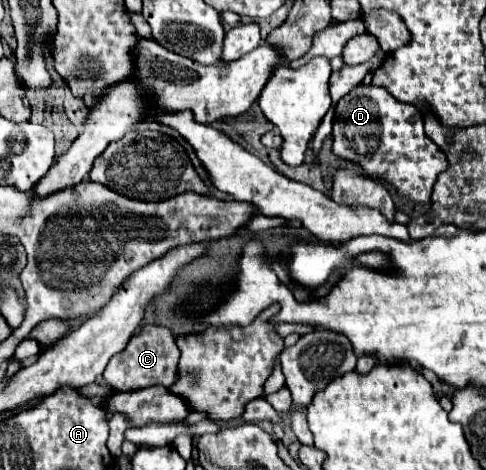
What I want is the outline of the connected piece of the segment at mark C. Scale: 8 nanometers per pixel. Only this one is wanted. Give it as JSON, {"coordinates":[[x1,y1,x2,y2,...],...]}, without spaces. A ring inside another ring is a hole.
{"coordinates":[[148,324,142,328,140,334,134,334,130,338,128,346,122,352,118,352,110,358,110,362,102,374,102,380,108,386,116,388,118,392,134,392,134,390,156,386,156,384,162,384,168,388,176,382,178,358,180,358,180,350,176,346,174,334,164,326]]}

